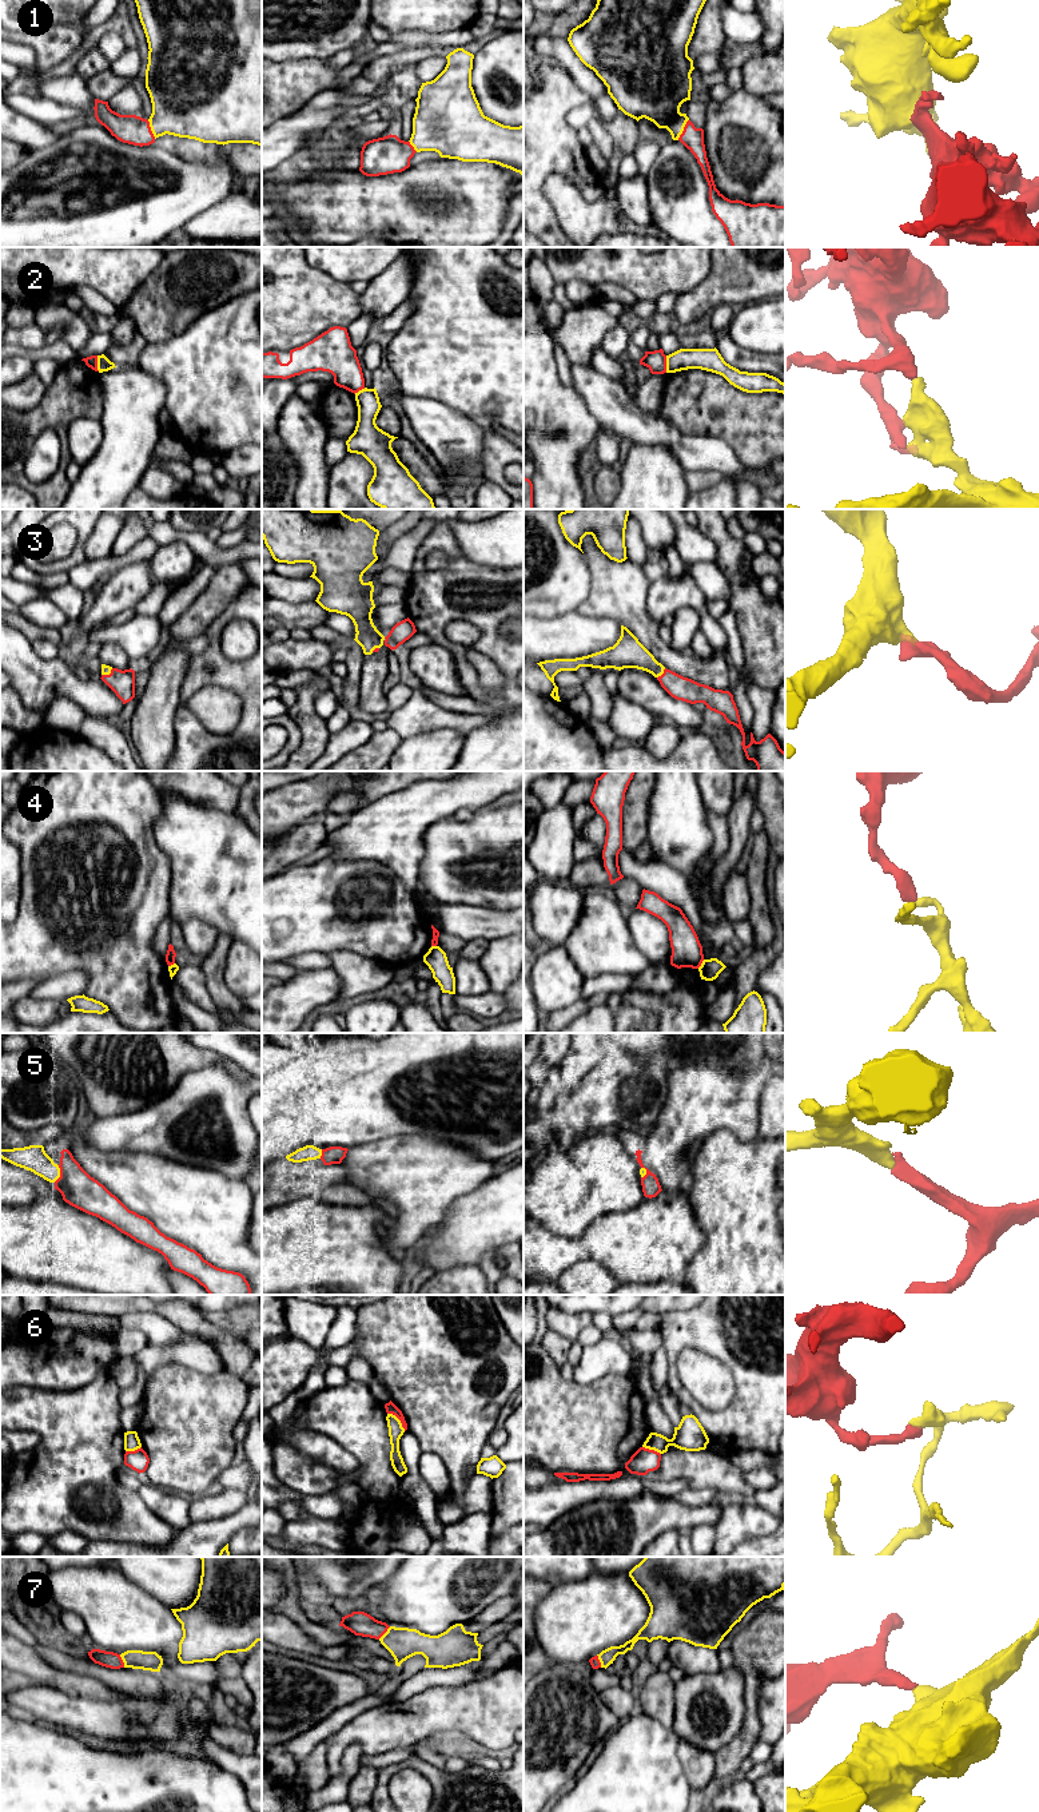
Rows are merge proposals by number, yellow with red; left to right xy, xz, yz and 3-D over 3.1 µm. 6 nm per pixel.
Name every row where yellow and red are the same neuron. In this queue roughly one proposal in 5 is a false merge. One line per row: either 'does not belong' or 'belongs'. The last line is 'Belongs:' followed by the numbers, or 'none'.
1: belongs
2: does not belong
3: belongs
4: does not belong
5: belongs
6: does not belong
7: belongs
Belongs: 1, 3, 5, 7

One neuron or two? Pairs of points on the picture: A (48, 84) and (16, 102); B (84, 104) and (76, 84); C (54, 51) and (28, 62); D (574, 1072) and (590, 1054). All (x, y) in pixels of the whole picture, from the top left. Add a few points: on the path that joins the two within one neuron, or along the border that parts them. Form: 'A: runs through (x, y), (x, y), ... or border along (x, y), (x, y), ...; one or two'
A: border along (42, 95), (71, 107); two
B: runs through (82, 99), (76, 90); one
C: border along (14, 42), (27, 44), (34, 51), (39, 71); two
D: runs through (577, 1068), (586, 1059); one

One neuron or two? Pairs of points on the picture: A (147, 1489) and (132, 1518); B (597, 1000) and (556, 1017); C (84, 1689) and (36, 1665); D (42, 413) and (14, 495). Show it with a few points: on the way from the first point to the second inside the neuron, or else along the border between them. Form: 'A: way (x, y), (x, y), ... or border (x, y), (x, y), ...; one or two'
A: border (136, 1491), (140, 1499), (158, 1517), (166, 1521); two
B: way (586, 1005), (566, 1014); one
C: way (72, 1684), (48, 1675); one
D: border (14, 483), (34, 495); two

